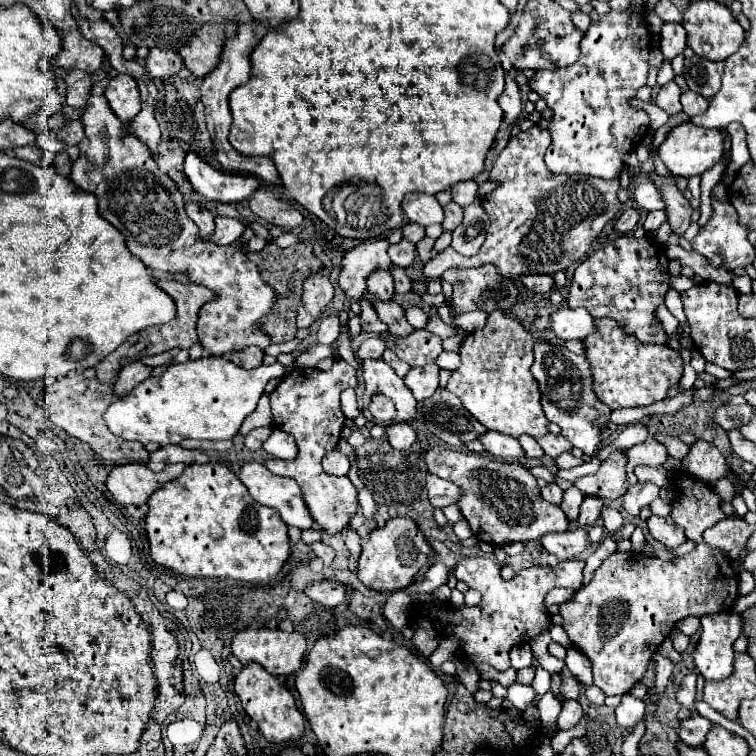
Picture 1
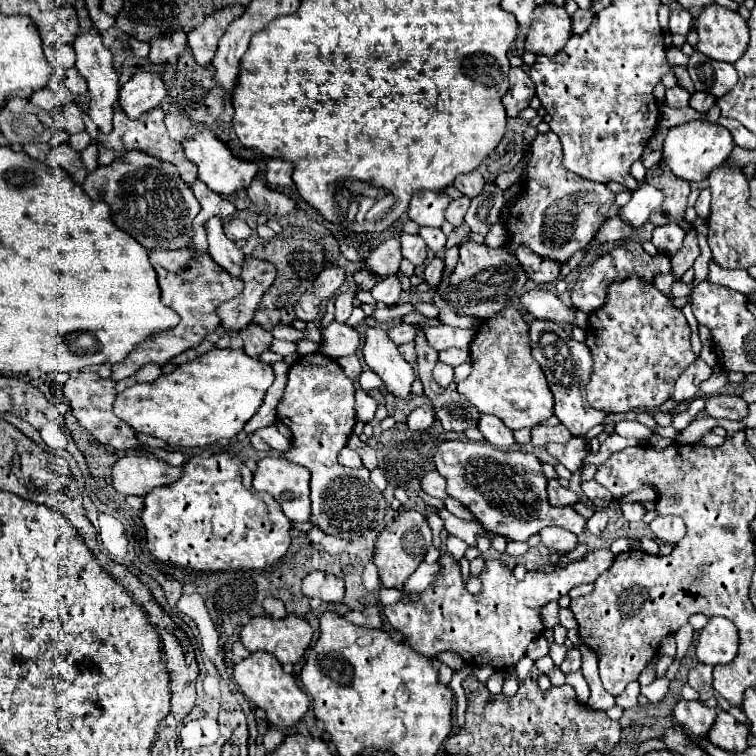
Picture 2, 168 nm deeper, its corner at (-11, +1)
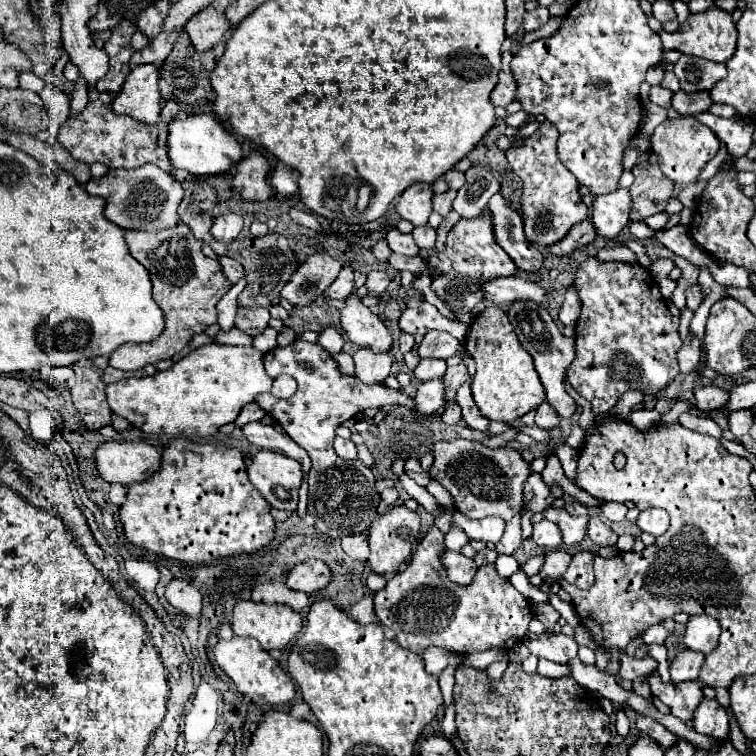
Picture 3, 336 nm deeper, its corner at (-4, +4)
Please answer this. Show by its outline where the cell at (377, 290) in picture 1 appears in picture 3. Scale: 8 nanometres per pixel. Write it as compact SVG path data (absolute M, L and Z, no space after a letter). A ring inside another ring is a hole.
M369 272L365 286L369 296L381 296L389 286L389 276L385 272Z

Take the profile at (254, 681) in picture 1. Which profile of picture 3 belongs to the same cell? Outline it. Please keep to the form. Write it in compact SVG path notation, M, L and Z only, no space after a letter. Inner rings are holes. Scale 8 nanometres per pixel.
M233 636L231 640L219 640L215 644L215 662L219 668L235 682L237 690L241 694L247 694L255 704L269 704L269 706L279 706L287 704L295 696L295 686L293 680L281 670L279 662L273 660L257 640L253 638L243 638L243 636Z

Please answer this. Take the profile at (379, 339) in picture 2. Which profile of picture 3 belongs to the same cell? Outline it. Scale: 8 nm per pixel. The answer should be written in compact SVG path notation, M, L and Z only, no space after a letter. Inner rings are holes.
M355 290L345 298L345 306L341 308L341 326L347 338L361 348L377 352L389 352L391 348L391 334L387 326L361 302Z

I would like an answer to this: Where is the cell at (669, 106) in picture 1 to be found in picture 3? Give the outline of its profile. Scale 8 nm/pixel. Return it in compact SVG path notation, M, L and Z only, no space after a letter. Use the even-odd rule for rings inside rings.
M651 86L649 100L659 104L659 106L663 106L663 108L667 108L667 110L671 110L671 94L673 94L671 90L665 90L661 86Z

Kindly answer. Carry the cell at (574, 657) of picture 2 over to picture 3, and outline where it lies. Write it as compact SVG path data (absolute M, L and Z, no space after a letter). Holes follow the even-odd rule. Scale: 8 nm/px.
M543 634L537 642L537 656L559 664L567 664L571 658L577 656L577 642L565 634Z

